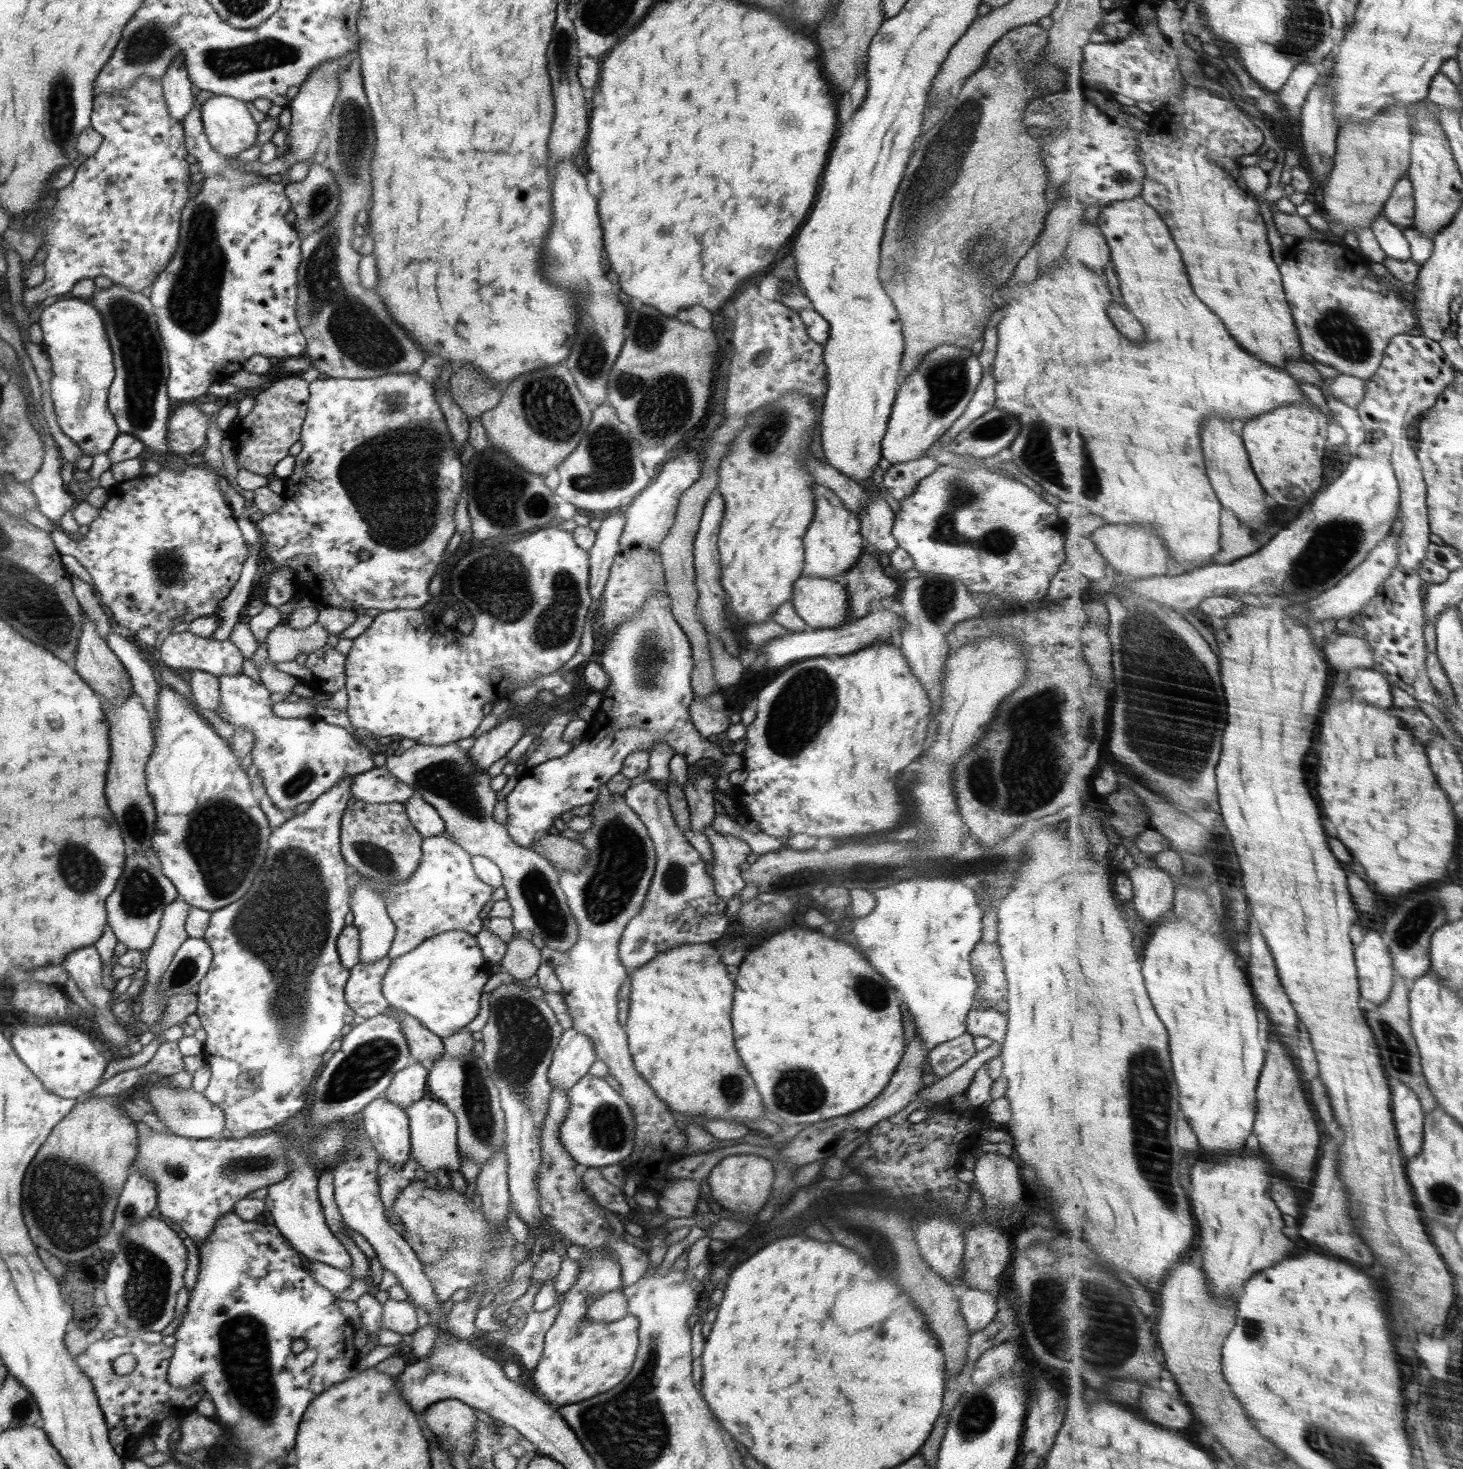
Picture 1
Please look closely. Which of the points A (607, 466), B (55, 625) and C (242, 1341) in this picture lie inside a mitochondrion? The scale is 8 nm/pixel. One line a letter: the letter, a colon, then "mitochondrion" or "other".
A: mitochondrion
B: mitochondrion
C: mitochondrion

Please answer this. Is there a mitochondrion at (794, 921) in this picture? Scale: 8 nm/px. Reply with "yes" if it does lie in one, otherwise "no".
no

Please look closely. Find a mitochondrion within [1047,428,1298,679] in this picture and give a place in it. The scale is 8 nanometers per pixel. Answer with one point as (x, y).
(1090, 493)

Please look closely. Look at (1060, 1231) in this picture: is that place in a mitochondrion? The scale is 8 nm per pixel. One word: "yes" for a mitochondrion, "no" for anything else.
no

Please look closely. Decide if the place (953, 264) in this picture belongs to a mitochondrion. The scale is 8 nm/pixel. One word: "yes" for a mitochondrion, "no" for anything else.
no

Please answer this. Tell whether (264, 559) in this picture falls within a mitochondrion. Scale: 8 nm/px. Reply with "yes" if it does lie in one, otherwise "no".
no

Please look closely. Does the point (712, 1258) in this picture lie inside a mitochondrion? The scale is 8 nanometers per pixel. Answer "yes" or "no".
no

